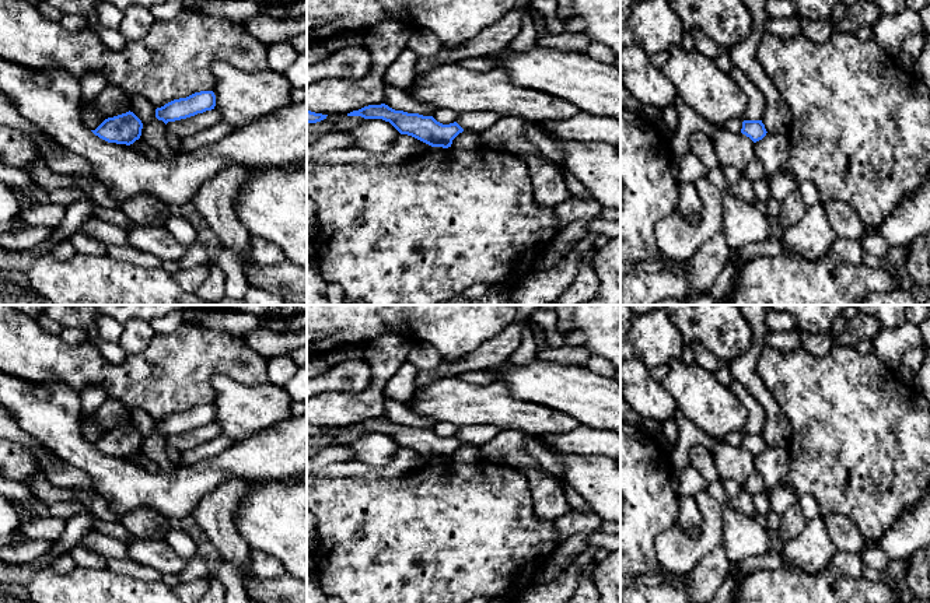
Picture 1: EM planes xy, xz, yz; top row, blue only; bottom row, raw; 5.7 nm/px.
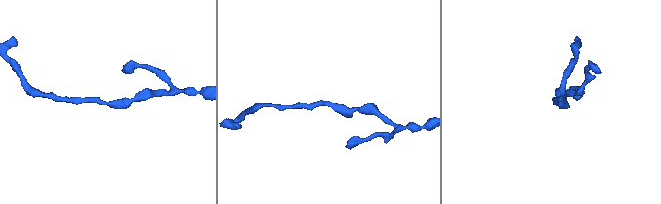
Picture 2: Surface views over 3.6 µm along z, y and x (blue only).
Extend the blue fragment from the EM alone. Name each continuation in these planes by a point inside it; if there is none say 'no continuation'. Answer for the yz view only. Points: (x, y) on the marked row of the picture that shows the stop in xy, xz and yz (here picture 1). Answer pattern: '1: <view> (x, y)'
no continuation

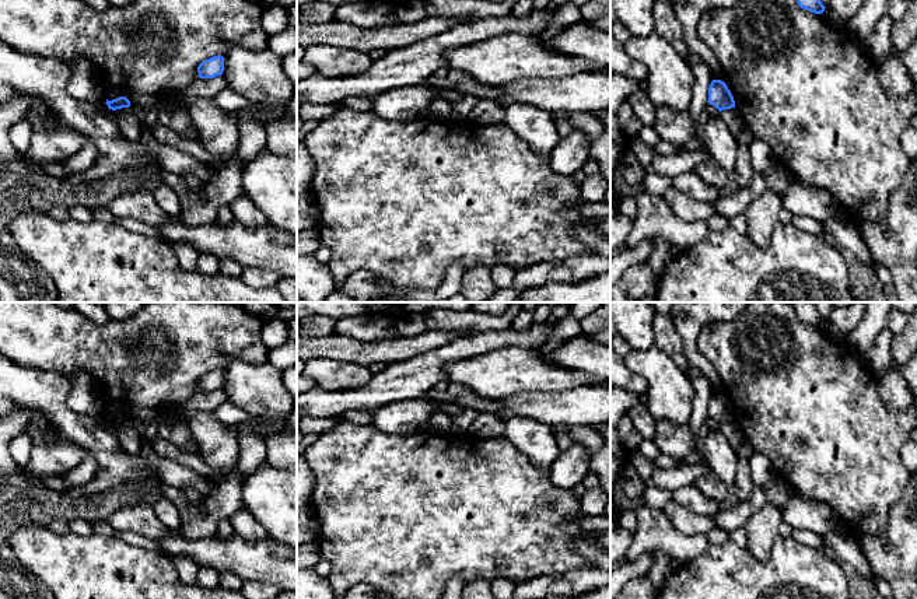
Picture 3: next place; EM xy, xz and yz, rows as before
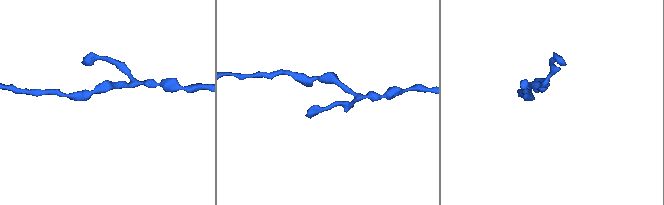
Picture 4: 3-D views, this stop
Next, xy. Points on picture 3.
no continuation

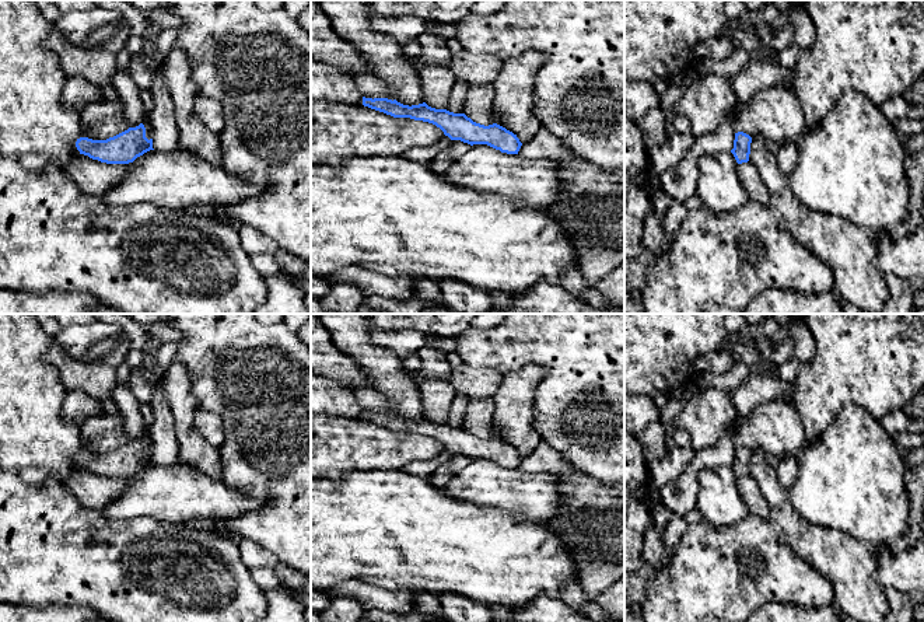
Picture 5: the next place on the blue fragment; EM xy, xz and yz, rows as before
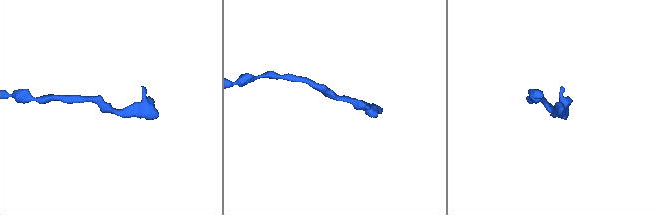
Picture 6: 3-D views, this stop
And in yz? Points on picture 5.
no continuation

